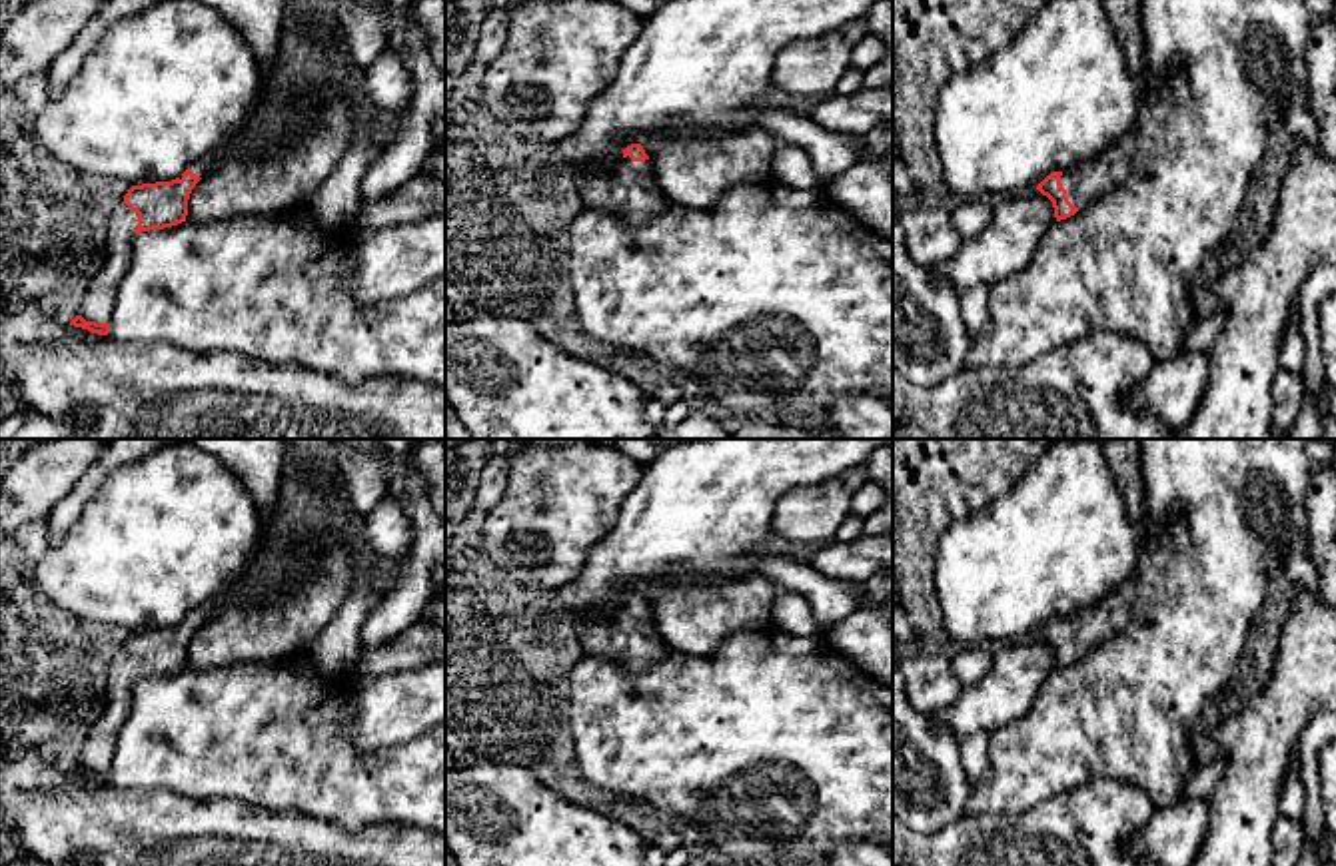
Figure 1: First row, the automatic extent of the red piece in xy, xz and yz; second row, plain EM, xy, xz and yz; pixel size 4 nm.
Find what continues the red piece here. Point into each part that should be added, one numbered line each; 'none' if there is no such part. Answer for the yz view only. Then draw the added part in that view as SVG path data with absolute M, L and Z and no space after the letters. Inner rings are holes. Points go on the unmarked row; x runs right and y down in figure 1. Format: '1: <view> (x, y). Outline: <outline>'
1: yz (1097, 623). Outline: M1130 577L1114 595L1086 607L1076 617L1062 619L1060 631L1066 637L1068 649L1082 656L1094 645L1122 631L1128 623L1126 615L1134 593L1136 577Z

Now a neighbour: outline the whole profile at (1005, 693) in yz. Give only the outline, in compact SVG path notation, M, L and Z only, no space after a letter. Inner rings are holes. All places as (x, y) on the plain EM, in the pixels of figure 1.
M1036 635L1001 645L993 652L991 670L975 686L963 688L959 698L931 720L947 726L959 740L979 730L991 734L1030 710L1054 668L1052 649Z

